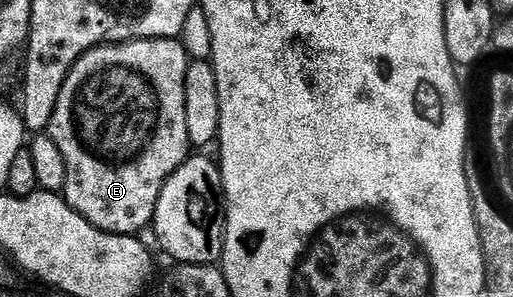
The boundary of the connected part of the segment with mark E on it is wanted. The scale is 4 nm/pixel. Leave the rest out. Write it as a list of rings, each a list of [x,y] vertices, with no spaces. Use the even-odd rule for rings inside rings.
[[[143,38],[137,42],[117,42],[95,46],[76,61],[74,68],[66,76],[66,84],[62,84],[62,92],[58,96],[58,104],[54,108],[50,133],[54,144],[62,151],[66,159],[66,184],[62,197],[69,206],[74,207],[91,226],[98,227],[108,234],[139,235],[143,226],[151,227],[156,216],[158,196],[166,184],[166,180],[184,163],[190,154],[190,143],[186,132],[186,72],[190,59],[186,48],[175,38]]]

